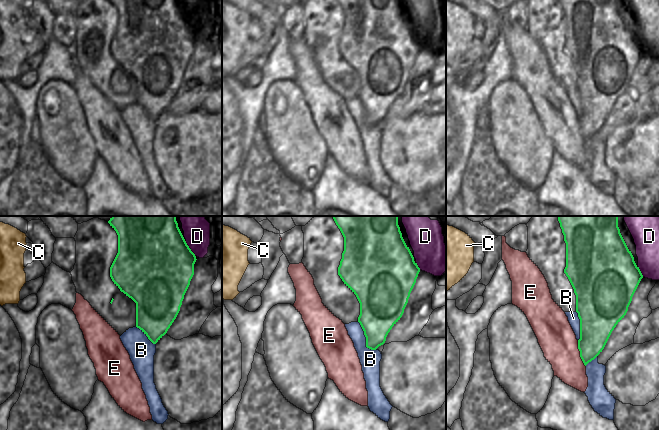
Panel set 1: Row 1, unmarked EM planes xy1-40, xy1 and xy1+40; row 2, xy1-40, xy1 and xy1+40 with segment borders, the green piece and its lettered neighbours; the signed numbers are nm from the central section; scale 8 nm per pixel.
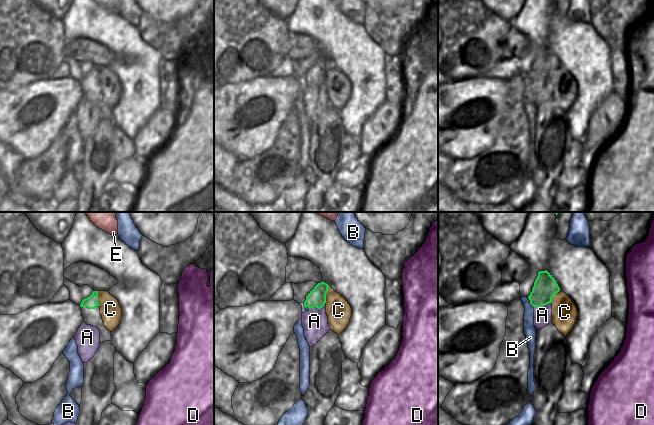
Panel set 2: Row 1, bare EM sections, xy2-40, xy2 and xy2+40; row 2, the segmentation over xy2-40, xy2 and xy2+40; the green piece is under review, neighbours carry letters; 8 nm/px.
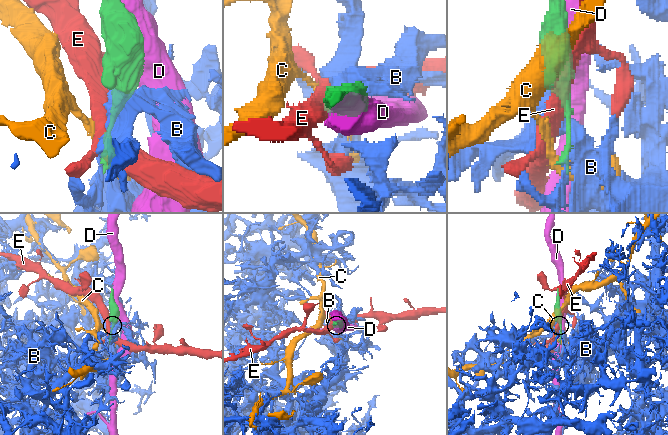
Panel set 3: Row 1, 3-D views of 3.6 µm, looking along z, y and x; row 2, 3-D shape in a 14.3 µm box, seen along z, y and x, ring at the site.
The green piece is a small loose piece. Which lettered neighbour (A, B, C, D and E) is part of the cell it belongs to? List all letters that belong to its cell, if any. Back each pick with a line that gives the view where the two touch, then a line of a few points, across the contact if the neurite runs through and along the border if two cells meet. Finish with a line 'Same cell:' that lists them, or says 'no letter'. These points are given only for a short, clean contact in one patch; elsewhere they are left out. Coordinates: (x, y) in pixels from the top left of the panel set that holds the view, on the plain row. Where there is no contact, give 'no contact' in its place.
Same cell: no letter

